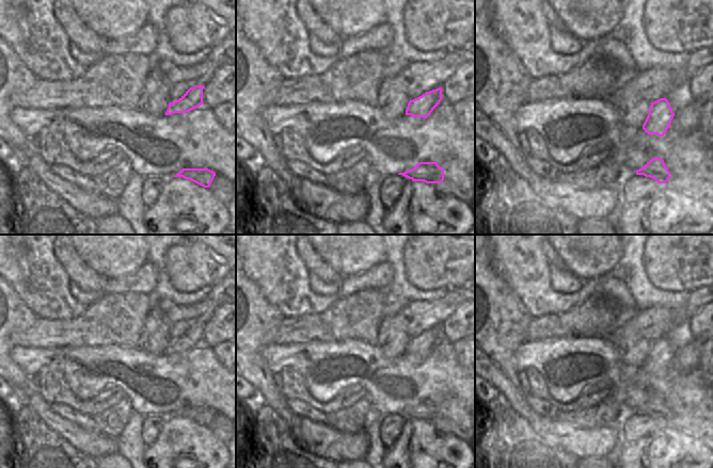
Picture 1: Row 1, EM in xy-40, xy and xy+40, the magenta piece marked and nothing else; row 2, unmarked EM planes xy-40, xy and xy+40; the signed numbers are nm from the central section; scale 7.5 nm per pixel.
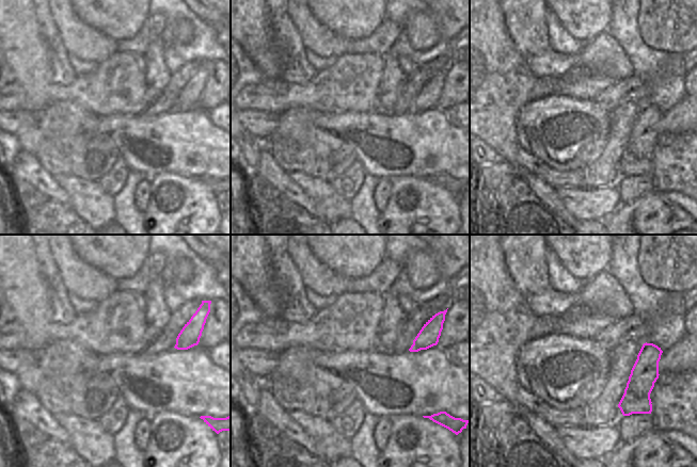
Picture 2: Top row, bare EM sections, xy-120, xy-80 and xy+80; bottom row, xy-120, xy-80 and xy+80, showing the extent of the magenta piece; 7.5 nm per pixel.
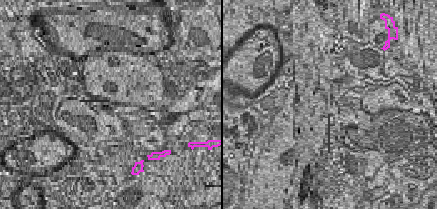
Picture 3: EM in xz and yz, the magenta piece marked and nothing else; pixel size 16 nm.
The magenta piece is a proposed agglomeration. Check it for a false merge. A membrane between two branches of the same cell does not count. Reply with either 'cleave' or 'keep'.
cleave

